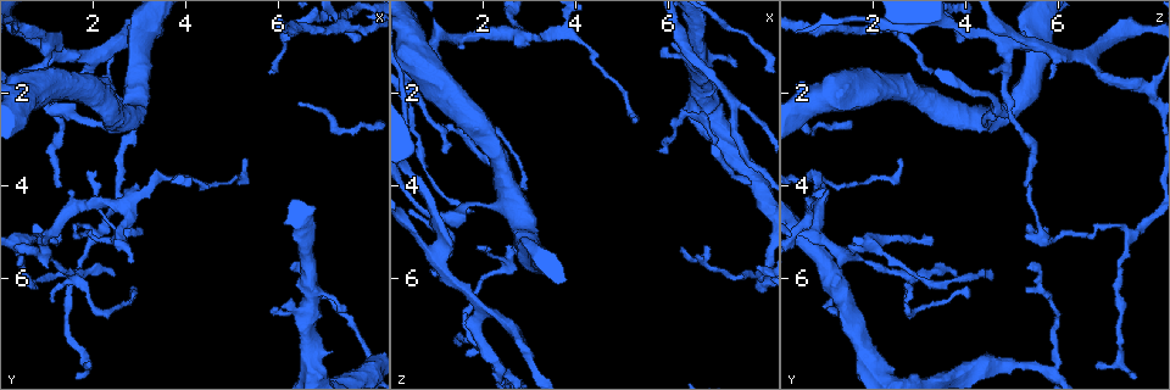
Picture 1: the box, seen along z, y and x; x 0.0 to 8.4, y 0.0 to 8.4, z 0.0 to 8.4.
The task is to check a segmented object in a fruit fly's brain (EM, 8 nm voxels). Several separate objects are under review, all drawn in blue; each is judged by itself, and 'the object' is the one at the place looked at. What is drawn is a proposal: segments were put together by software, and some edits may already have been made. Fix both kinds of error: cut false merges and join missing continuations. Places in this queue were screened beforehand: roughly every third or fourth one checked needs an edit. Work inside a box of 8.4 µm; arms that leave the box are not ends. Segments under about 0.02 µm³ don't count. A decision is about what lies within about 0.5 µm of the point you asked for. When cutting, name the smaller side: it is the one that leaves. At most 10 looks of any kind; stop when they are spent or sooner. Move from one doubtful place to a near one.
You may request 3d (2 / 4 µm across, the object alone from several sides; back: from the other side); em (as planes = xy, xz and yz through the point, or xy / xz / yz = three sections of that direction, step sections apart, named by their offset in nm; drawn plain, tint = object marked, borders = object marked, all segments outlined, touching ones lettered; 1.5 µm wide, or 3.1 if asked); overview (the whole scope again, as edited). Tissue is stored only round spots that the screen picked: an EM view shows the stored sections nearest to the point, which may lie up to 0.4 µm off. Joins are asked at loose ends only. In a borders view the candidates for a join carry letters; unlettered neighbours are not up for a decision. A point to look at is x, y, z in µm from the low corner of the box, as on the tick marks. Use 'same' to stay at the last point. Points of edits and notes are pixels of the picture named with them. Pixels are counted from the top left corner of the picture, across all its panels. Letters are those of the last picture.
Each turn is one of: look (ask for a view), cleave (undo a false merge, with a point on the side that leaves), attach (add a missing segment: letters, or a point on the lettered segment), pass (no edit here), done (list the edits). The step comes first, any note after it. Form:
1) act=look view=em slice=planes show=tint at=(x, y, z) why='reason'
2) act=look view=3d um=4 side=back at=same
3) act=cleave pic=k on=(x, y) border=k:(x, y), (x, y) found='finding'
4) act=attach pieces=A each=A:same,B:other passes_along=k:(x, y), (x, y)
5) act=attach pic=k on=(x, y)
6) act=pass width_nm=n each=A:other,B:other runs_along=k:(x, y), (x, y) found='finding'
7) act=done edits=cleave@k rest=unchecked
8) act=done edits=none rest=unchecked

act=look view=em slice=planes show=borders at=(7.45, 6.70, 1.45) why='tapers out'

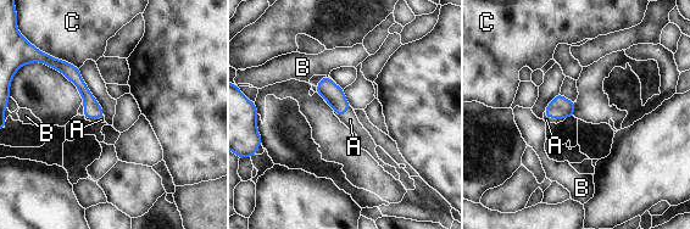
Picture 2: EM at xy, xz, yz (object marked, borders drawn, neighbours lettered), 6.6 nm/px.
act=attach pieces=A each=A:same,B:other,C:other passes_along=2:(560, 107), (554, 117), (546, 119) found='it goes on there'

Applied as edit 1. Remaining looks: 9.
act=look view=overview why='redraw'

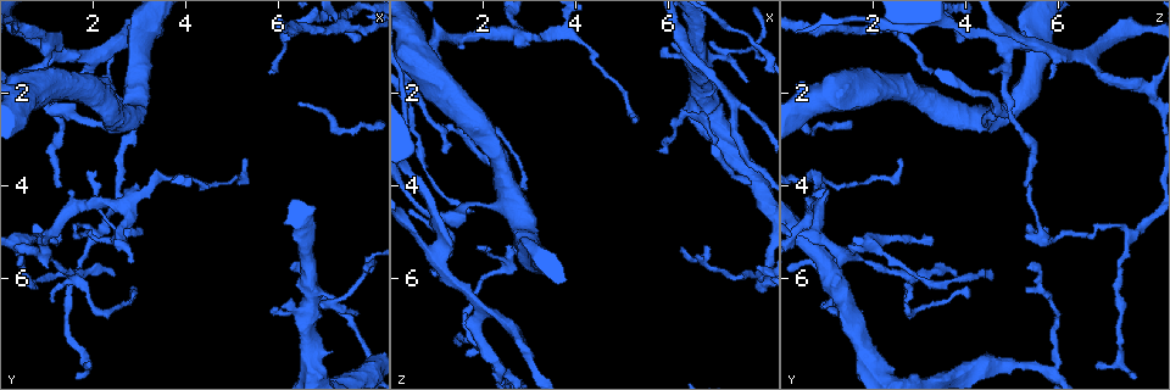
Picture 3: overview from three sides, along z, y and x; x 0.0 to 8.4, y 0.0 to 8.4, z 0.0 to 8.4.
act=look view=em slice=yz step=8 show=borders at=(3.05, 5.00, 5.75) why='branch stops here'

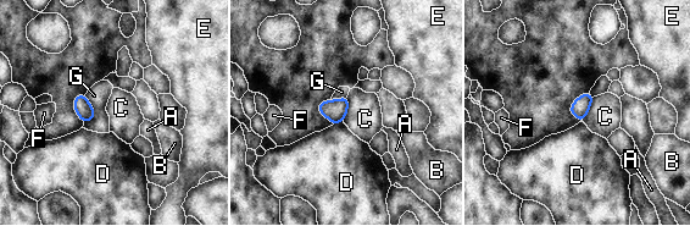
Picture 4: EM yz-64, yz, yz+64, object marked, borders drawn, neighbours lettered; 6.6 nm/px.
act=look view=em slice=planes show=borders at=same why='another direction'

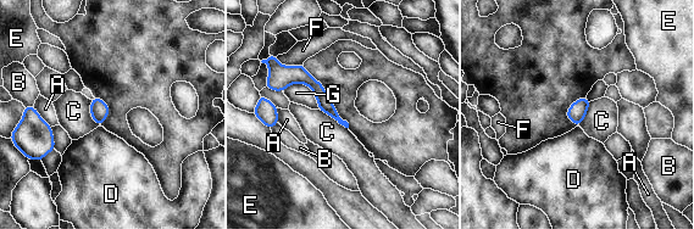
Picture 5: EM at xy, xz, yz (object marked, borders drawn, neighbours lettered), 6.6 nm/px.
act=pass width_nm=80 each=A:other,B:other,C:other,D:other,E:other,F:other,G:other runs_along=5:(294, 73), (318, 90), (334, 115) found='none of them fits'

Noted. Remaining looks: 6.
act=look view=em slice=planes show=borders at=(5.85, 1.55, 3.25) why='tapers out'

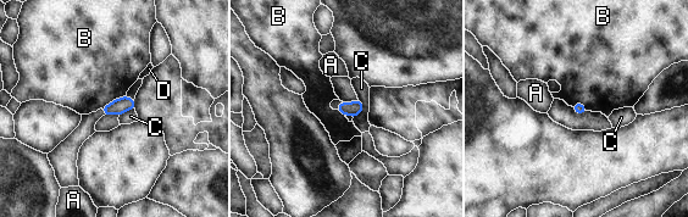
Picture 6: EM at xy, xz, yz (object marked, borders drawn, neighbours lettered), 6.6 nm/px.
act=pass each=A:other,B:other,C:other,D:other border=6:(126, 94), (111, 100), (101, 109) found='no lettered segment goes on from it'

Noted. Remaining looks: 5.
act=done edits=attach@2 rest=unchecked

